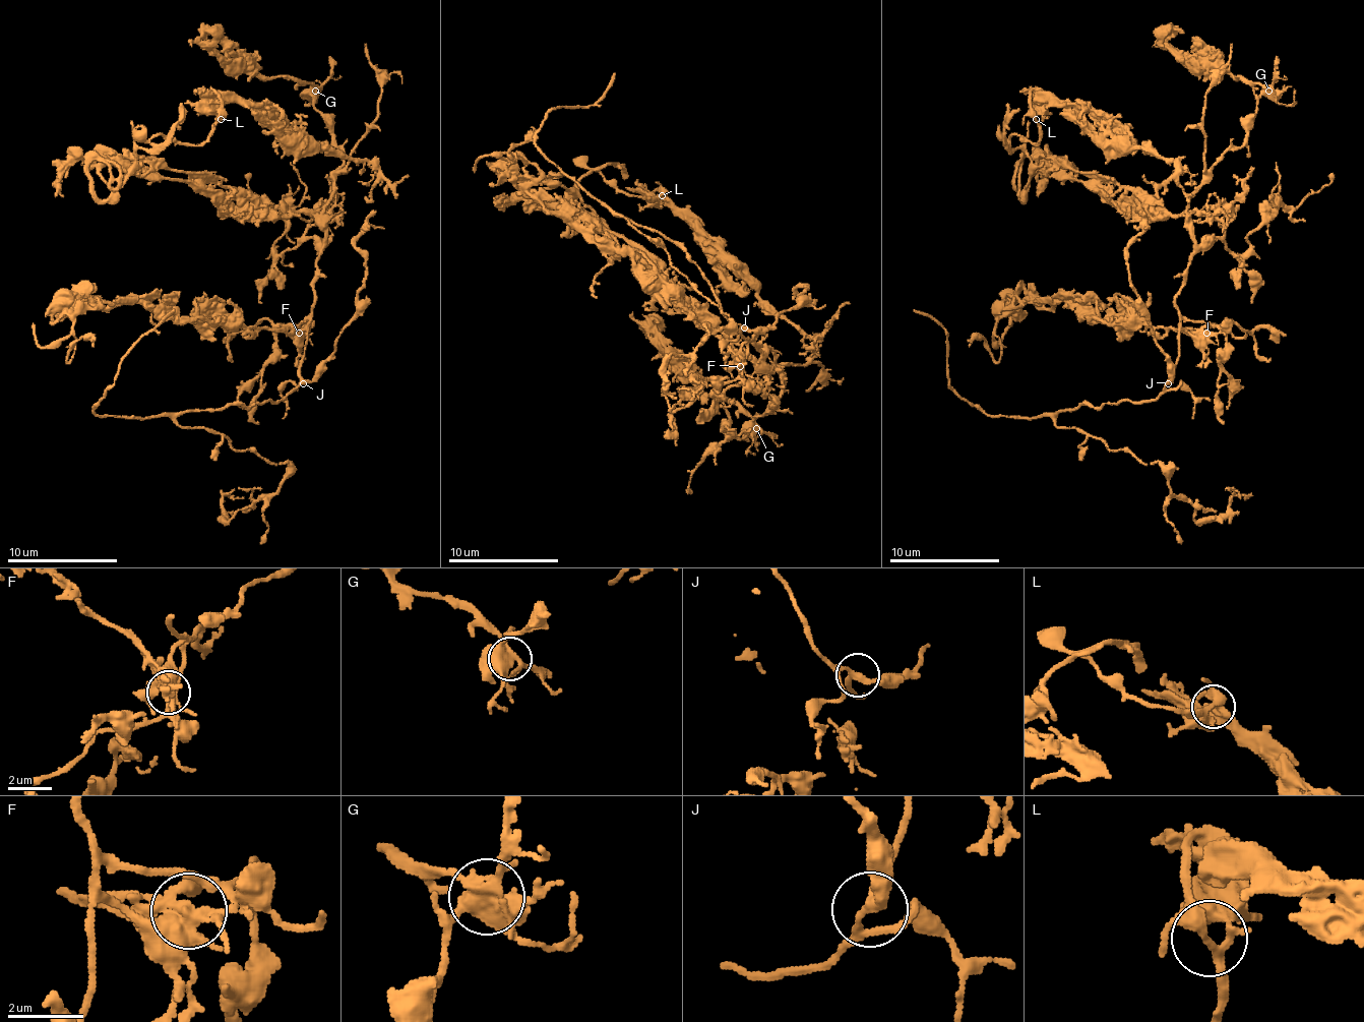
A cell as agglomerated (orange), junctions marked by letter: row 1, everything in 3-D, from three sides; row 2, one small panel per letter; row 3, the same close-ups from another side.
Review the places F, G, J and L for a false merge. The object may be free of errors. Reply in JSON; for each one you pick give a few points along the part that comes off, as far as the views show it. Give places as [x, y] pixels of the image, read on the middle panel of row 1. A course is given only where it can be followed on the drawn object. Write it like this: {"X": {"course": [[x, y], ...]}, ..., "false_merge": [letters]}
{"false_merge": []}

